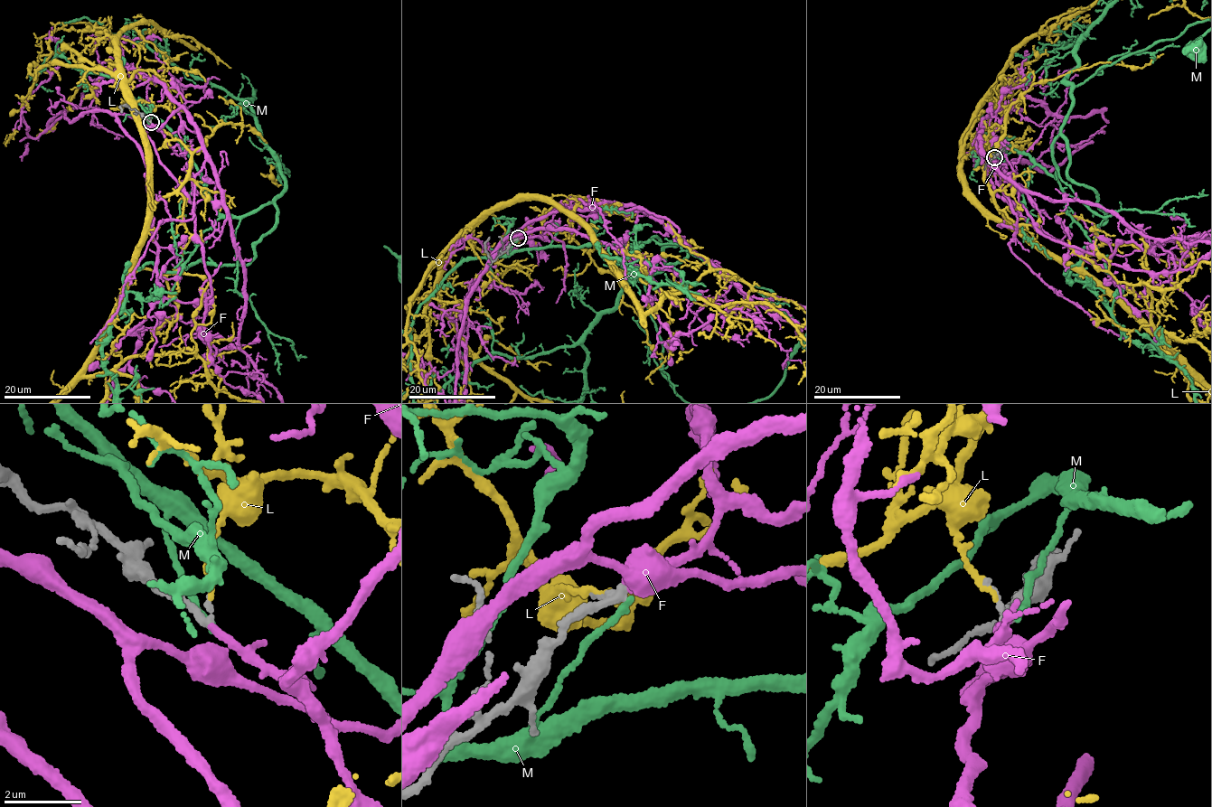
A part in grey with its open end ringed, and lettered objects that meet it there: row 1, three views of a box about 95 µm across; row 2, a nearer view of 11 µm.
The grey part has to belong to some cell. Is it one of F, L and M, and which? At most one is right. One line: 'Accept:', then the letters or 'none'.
Accept: F

